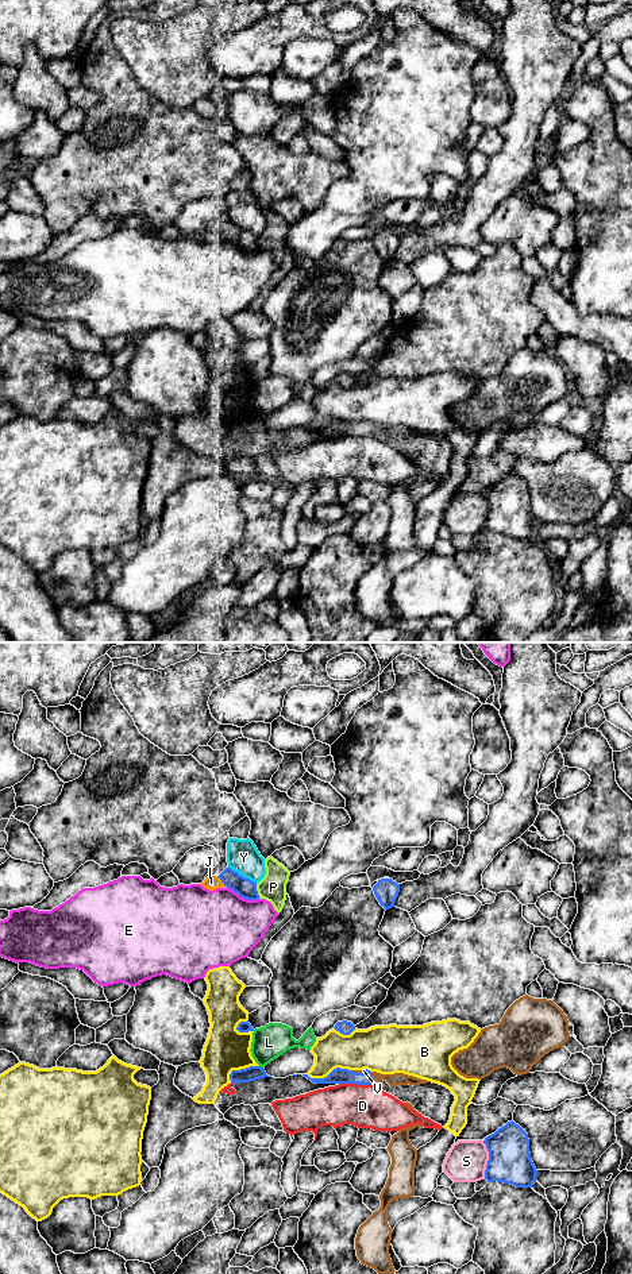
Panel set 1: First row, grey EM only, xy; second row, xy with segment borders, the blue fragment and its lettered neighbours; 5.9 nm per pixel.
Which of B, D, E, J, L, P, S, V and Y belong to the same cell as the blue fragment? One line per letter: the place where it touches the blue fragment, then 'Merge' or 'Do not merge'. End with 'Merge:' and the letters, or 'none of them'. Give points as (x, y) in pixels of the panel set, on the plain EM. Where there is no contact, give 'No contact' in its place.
B: Touches blue at xy (330, 425). Do not merge
D: Touches blue at xy (355, 435). Do not merge
E: Touches blue at xy (243, 250). Do not merge
J: Touches blue at xy (222, 234). Merge
L: Touches blue at xy (259, 419). Do not merge
P: Touches blue at xy (255, 242). Do not merge
S: Touches blue at xy (489, 512). Do not merge
V: Touches blue at xy (372, 431). Do not merge
Y: Touches blue at xy (242, 228). Do not merge
Merge: J

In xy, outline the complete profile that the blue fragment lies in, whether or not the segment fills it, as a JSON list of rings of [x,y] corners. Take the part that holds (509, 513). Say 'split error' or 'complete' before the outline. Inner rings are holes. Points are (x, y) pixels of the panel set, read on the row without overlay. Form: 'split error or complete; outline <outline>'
complete; outline [[[513,472],[485,490],[489,503],[485,522],[488,534],[532,540],[537,522],[531,511],[528,486]]]

